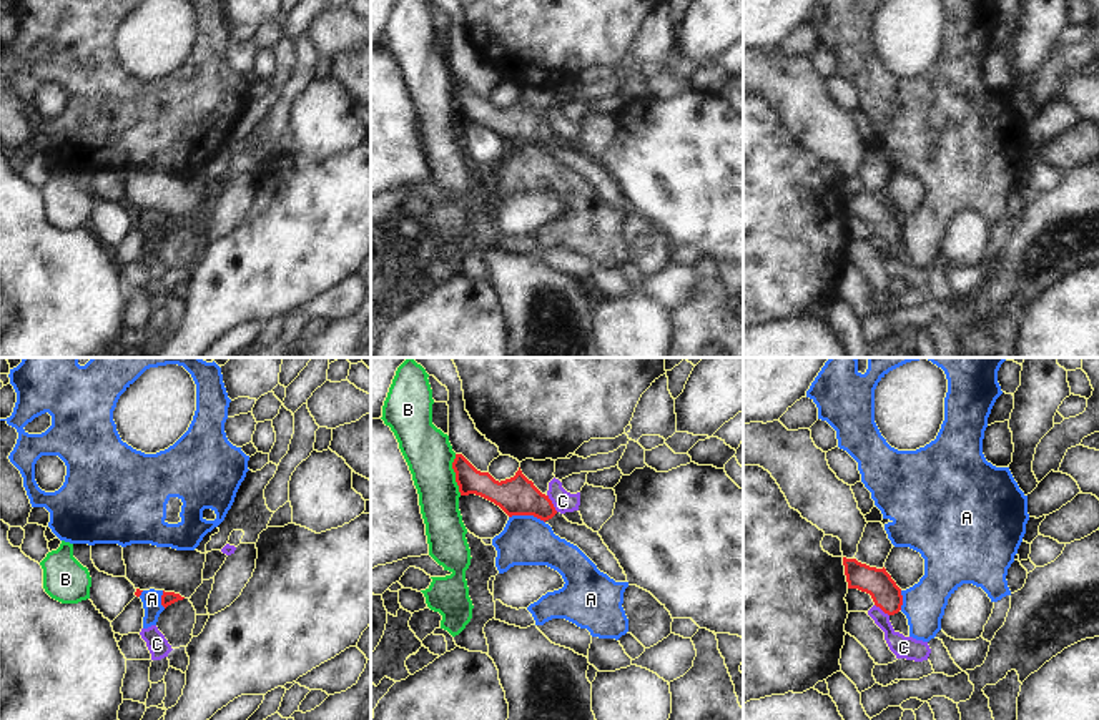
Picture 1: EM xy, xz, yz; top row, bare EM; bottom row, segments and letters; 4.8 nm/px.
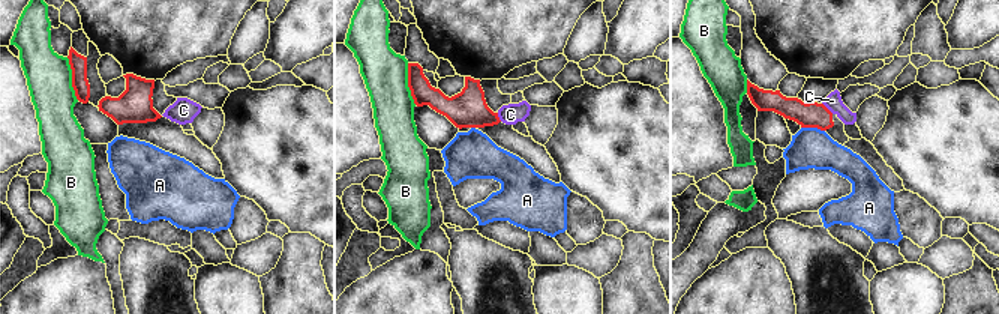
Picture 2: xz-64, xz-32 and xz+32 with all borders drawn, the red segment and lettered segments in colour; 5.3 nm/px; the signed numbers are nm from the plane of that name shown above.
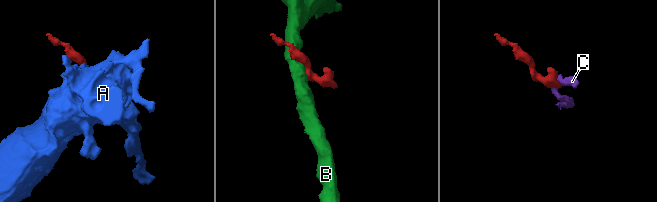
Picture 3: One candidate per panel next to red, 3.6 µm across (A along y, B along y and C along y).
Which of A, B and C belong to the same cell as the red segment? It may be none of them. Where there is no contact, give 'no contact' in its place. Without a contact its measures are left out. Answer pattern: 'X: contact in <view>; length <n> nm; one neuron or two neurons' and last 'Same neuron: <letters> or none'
A: contact in xz; length 180 nm; two neurons
B: contact in xz; length 200 nm; two neurons
C: contact in xz; length 100 nm; two neurons
Same neuron: none

